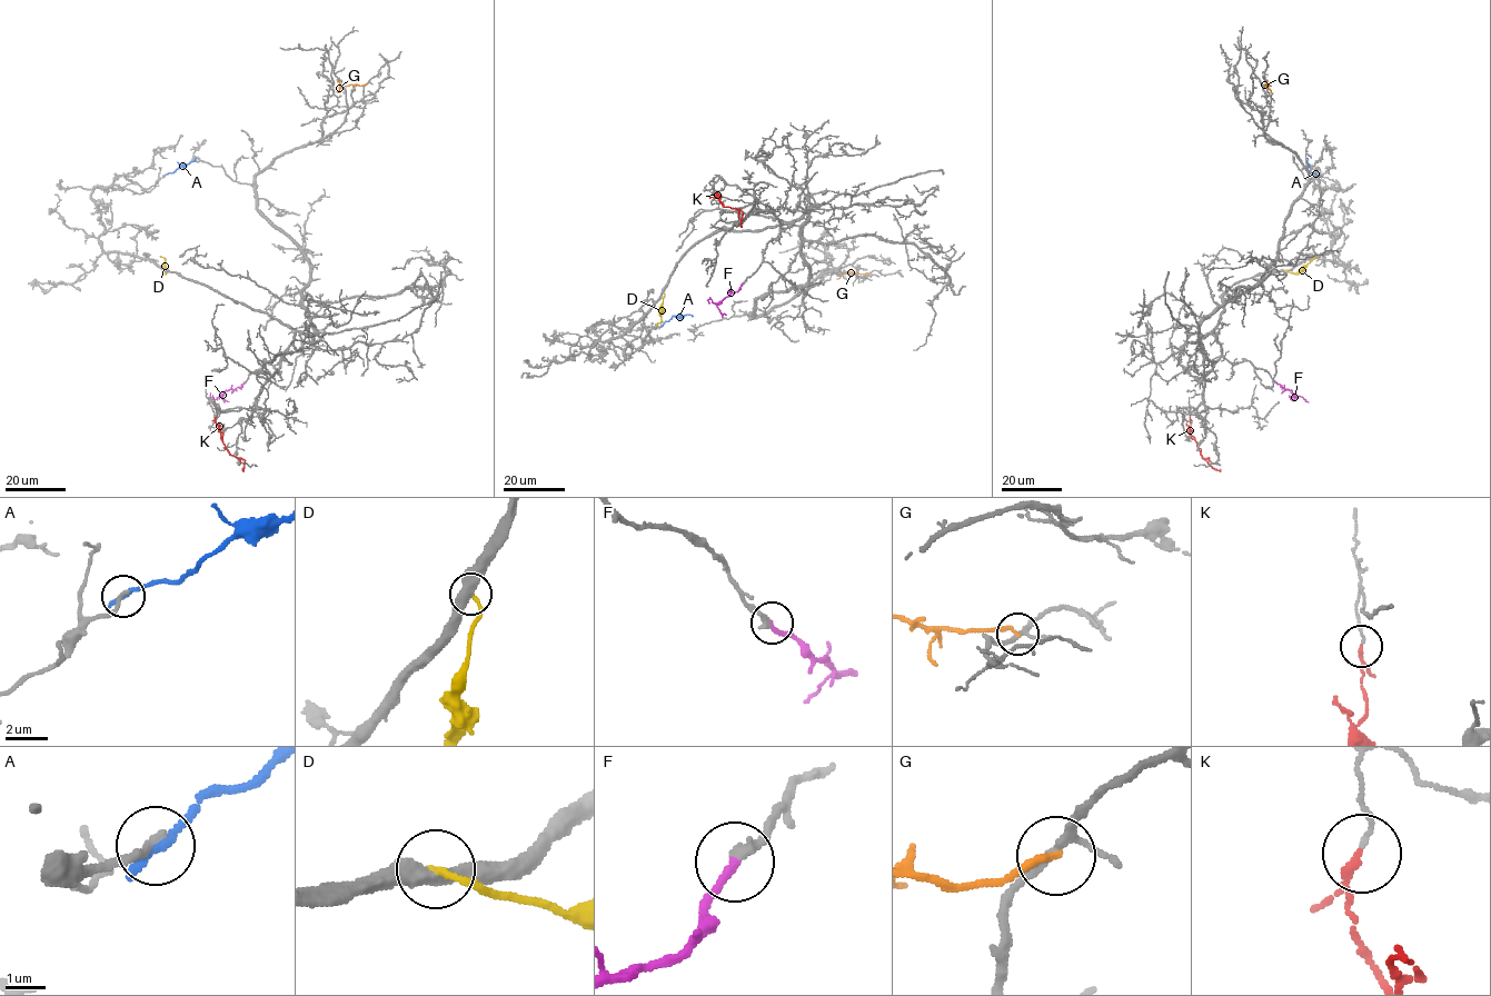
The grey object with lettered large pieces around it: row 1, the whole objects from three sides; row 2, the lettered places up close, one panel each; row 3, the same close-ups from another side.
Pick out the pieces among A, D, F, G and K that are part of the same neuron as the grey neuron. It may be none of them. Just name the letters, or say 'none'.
F

